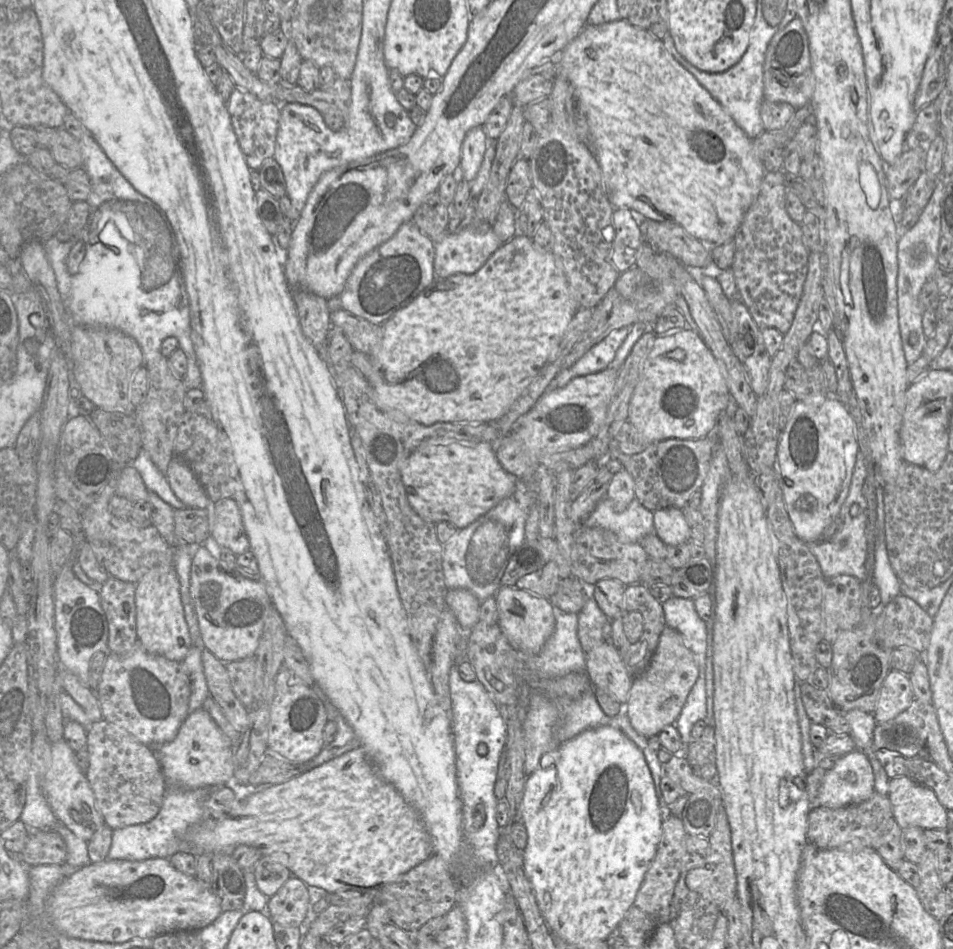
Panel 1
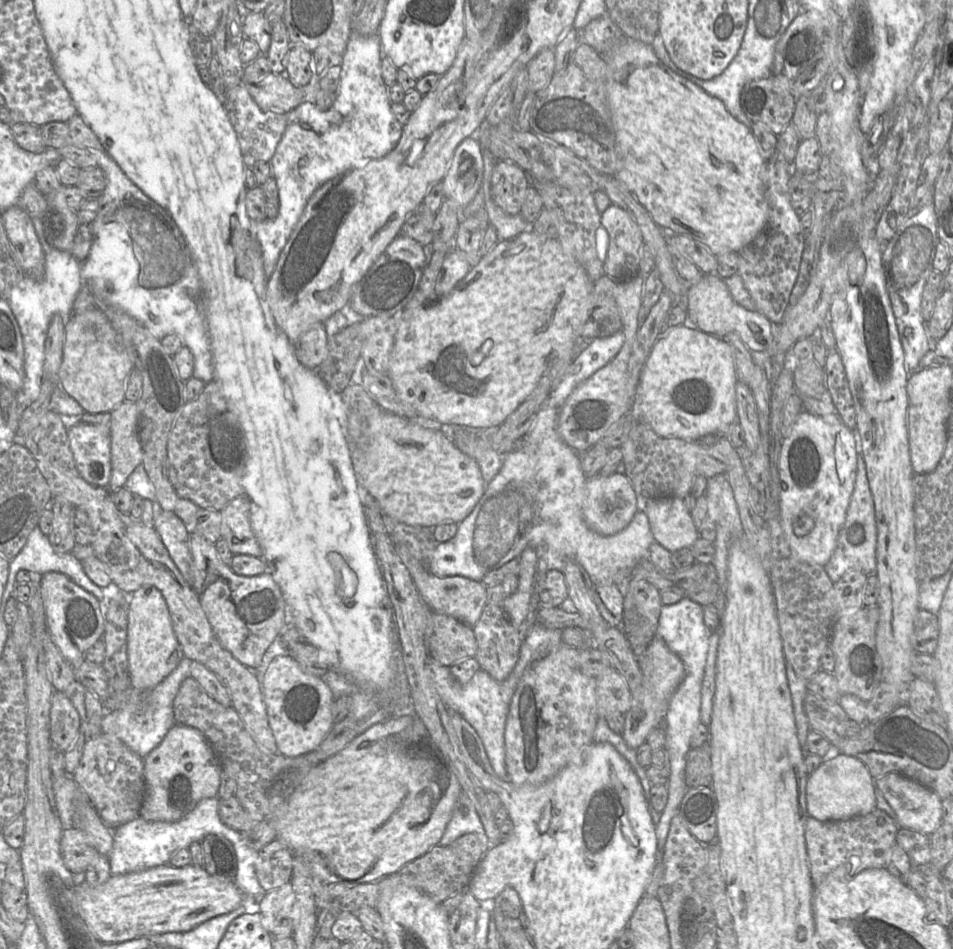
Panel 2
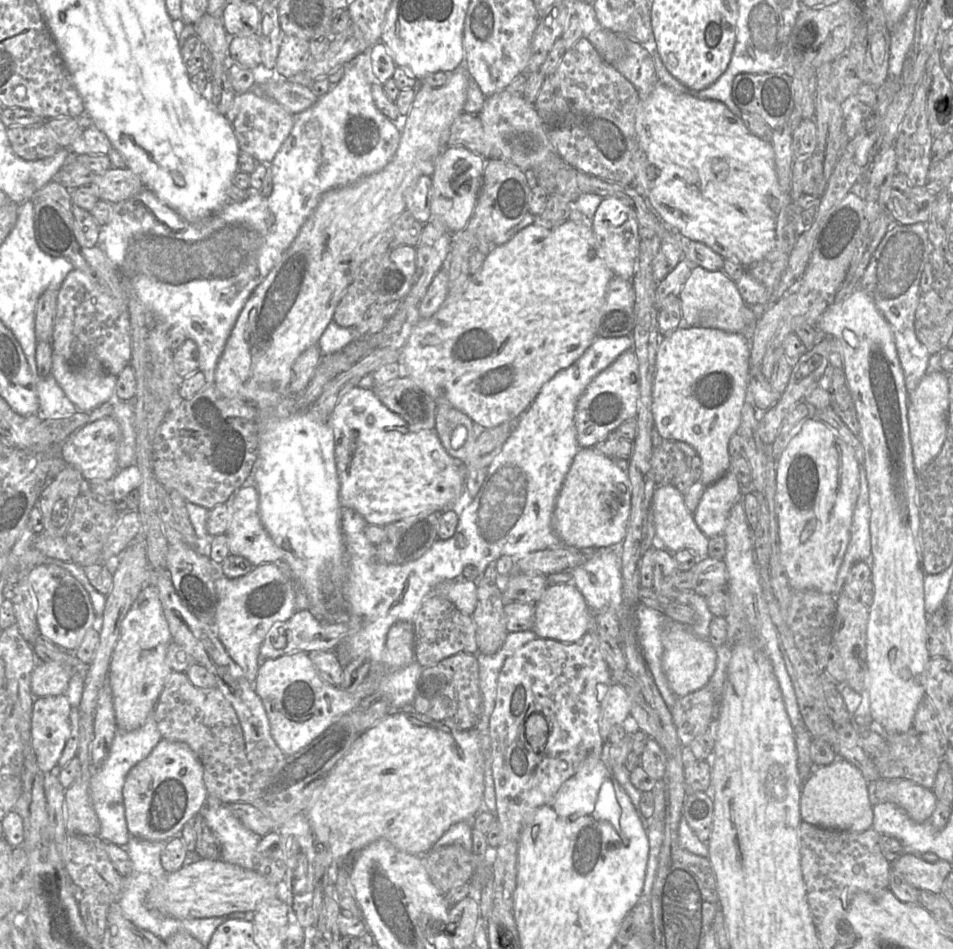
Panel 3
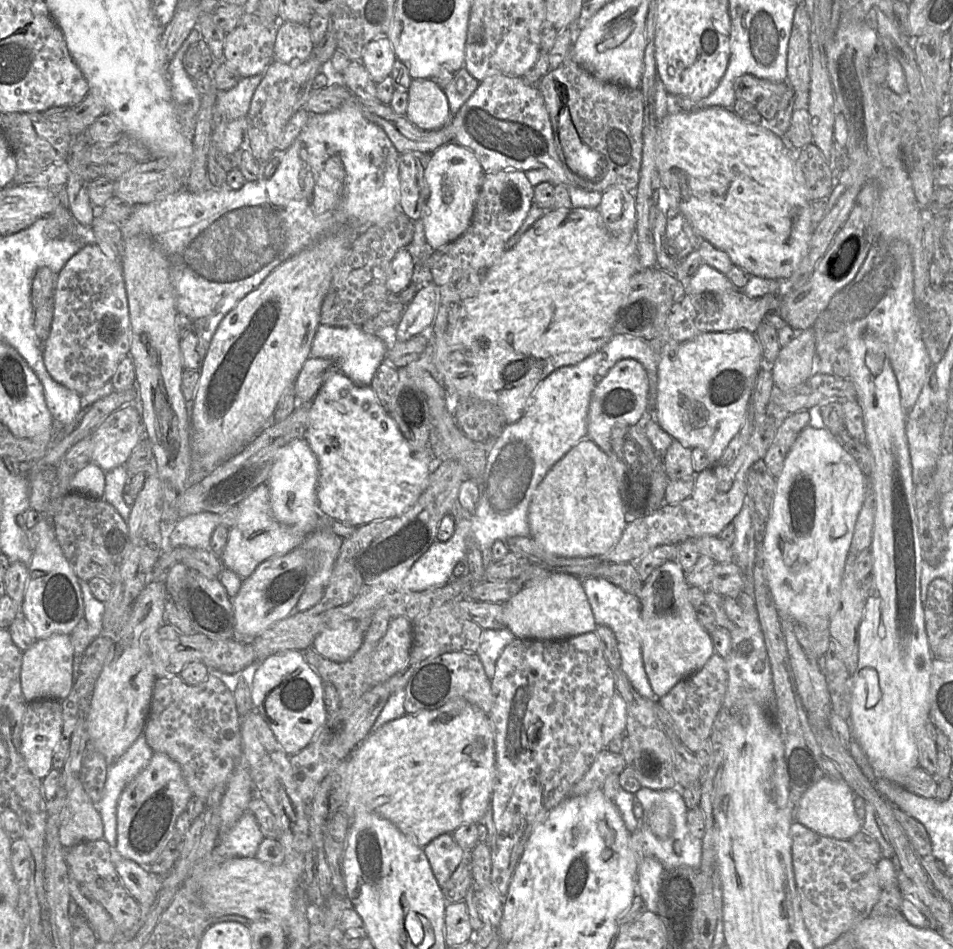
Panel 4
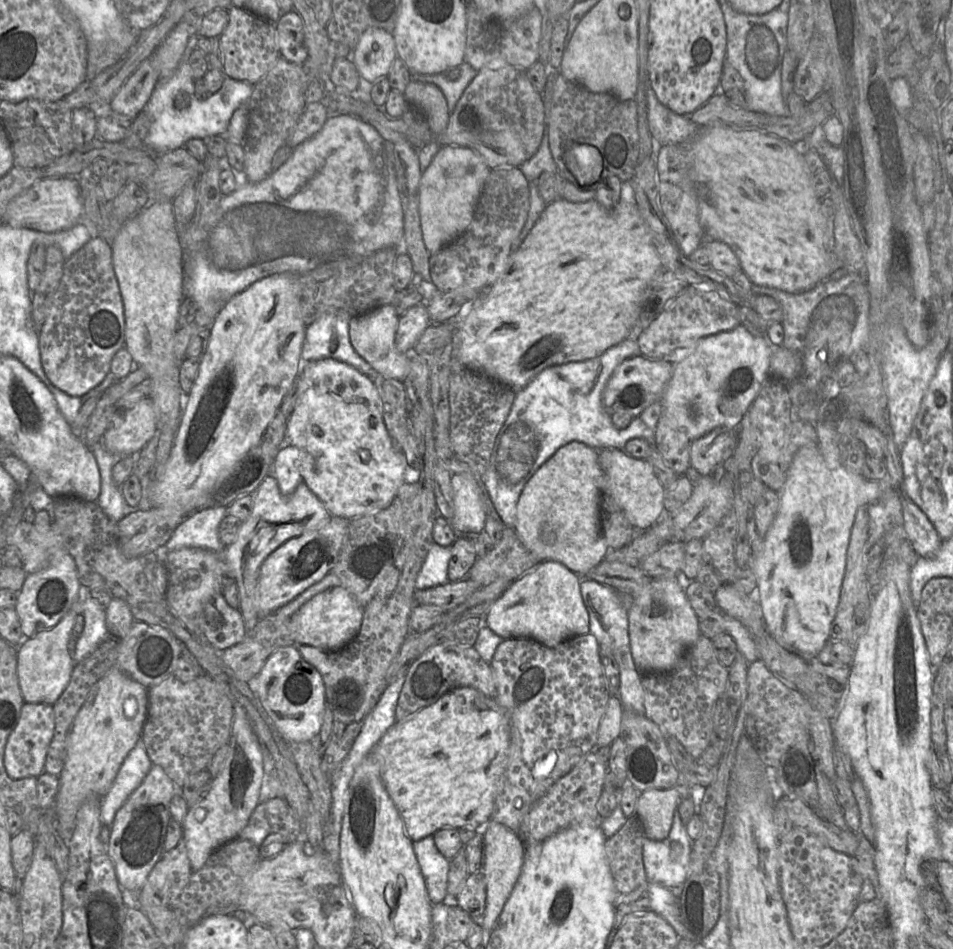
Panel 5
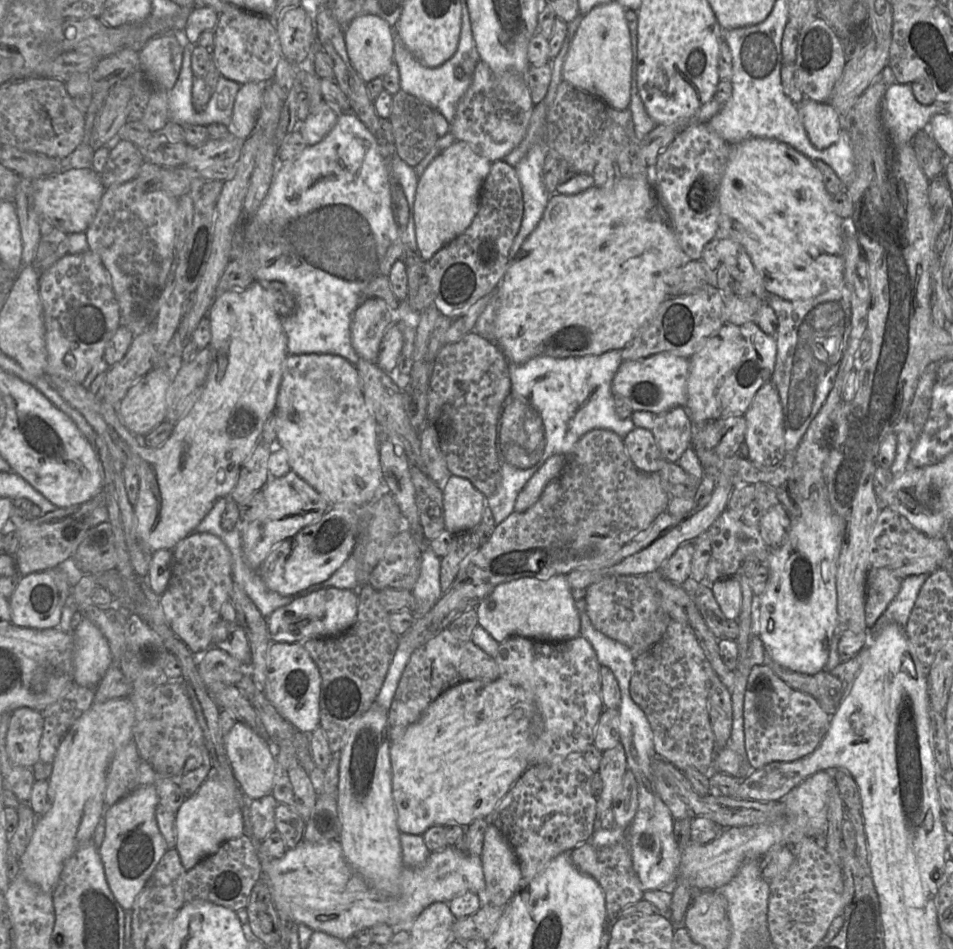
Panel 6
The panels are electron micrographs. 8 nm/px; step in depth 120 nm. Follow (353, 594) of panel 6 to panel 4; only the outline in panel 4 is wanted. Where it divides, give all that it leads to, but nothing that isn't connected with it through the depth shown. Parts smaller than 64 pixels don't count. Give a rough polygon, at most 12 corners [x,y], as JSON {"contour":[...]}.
{"contour":[[357,620],[321,632],[312,648],[345,662],[361,647]]}

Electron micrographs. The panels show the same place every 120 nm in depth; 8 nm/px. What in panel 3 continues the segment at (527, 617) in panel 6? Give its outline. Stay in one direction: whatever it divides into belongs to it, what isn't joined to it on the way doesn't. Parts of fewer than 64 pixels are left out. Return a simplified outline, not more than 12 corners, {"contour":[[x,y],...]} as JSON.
{"contour":[[573,583],[549,585],[534,607],[538,638],[573,643],[592,611]]}

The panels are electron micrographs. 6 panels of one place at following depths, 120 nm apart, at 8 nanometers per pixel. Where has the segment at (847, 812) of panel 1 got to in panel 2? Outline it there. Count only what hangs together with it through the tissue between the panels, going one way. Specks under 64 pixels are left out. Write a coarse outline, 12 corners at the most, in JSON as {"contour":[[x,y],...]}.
{"contour":[[808,816],[805,842],[813,886],[839,866],[850,875],[886,868],[895,819]]}

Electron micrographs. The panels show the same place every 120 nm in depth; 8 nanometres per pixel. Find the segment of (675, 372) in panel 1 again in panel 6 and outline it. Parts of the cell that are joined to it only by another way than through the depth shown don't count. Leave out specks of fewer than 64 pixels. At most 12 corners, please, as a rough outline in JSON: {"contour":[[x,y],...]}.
{"contour":[[725,323],[690,358],[691,421],[744,416],[775,336]]}

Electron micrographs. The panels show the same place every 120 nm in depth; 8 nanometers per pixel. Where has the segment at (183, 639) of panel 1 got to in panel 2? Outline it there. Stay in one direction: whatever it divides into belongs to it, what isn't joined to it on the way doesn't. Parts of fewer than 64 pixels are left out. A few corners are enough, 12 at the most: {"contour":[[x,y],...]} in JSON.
{"contour":[[154,586],[130,594],[130,685],[147,693],[184,658]]}

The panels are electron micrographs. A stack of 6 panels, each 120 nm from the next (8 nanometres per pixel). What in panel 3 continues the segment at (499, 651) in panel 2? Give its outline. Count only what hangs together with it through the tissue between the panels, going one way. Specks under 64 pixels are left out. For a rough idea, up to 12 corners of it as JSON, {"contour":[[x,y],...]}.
{"contour":[[483,577],[473,613],[479,653],[491,655],[508,630],[503,594]]}

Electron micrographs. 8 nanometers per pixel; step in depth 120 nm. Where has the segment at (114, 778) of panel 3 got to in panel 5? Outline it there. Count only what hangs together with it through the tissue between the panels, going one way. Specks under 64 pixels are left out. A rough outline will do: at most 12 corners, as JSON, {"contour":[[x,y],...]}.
{"contour":[[140,738],[101,799],[102,825],[142,783],[152,765]]}

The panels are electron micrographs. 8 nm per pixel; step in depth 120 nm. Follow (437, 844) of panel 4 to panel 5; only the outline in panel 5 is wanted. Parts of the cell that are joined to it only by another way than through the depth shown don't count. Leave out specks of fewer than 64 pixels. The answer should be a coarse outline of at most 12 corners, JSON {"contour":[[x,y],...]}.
{"contour":[[431,835],[413,850],[432,904],[447,895],[450,860]]}

